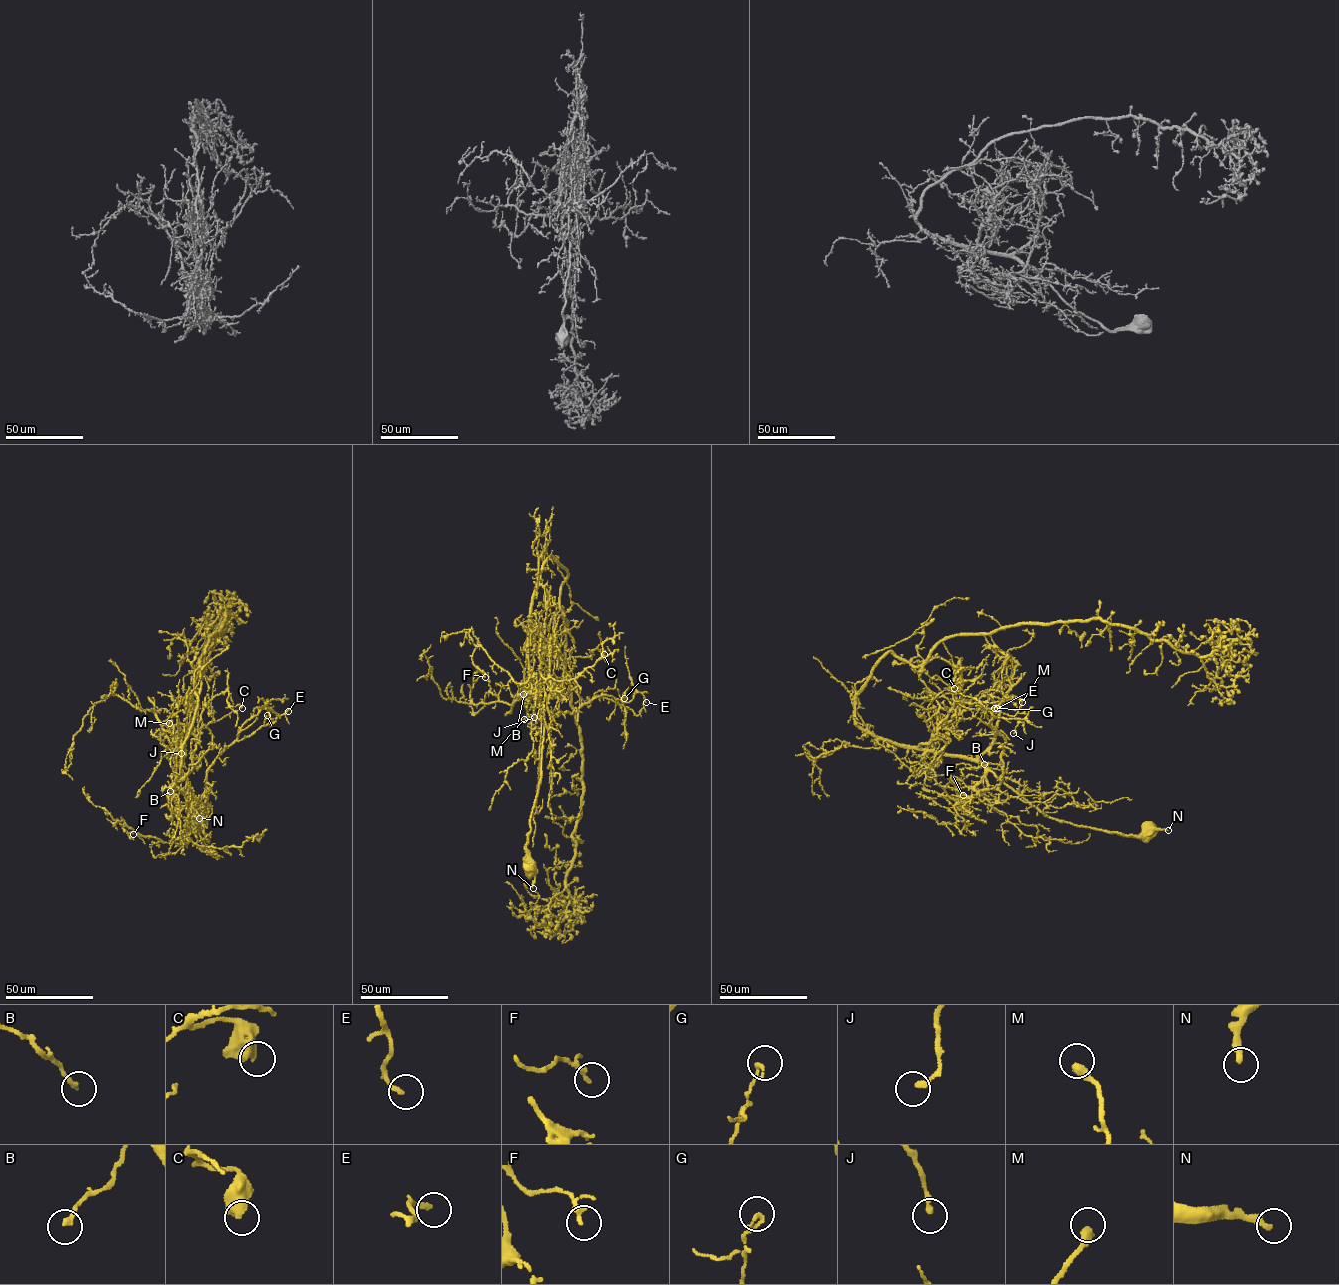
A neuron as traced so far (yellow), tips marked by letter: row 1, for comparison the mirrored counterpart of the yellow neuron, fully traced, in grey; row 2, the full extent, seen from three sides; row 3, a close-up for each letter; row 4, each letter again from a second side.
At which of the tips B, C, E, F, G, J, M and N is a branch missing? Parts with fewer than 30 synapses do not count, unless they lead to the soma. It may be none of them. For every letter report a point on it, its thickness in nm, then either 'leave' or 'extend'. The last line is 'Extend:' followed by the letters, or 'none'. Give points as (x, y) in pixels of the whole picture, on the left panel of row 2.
B: at (170, 791); 200 nm thick; leave
C: at (242, 708); 600 nm thick; leave
E: at (288, 711); 180 nm thick; leave
F: at (133, 834); 240 nm thick; leave
G: at (267, 715); 170 nm thick; leave
J: at (181, 753); 200 nm thick; leave
M: at (169, 723); 380 nm thick; leave
N: at (199, 818); 320 nm thick; leave
Extend: none

